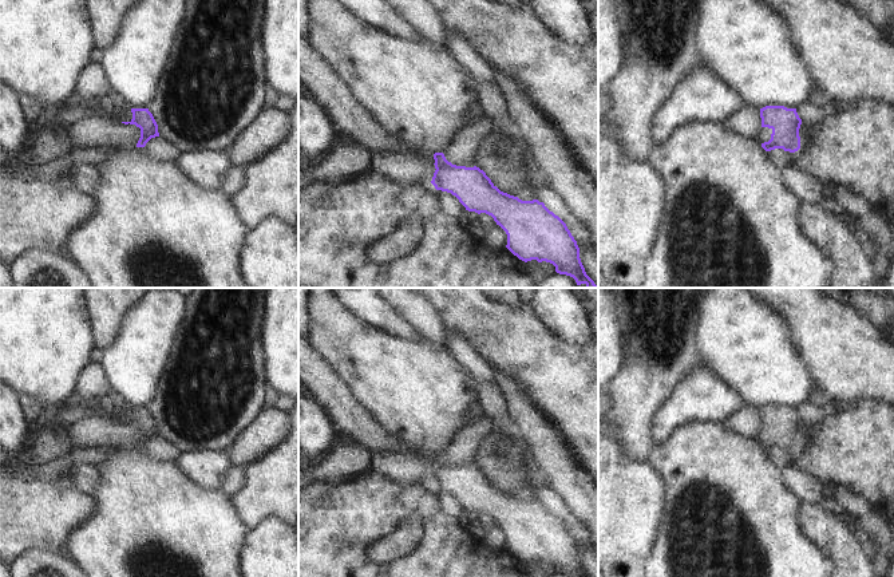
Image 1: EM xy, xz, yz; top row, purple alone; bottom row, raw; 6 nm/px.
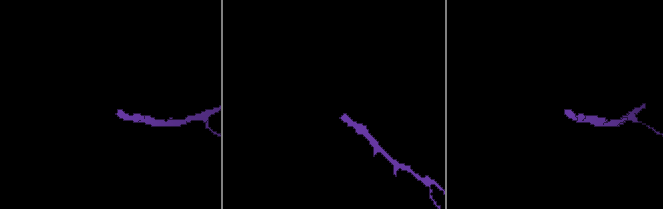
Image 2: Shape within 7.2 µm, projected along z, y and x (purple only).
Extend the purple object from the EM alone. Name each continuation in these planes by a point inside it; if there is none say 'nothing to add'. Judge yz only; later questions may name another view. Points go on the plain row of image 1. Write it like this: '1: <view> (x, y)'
1: yz (764, 434)

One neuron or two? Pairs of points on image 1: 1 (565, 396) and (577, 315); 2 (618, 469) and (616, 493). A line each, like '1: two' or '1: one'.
1: two
2: one

